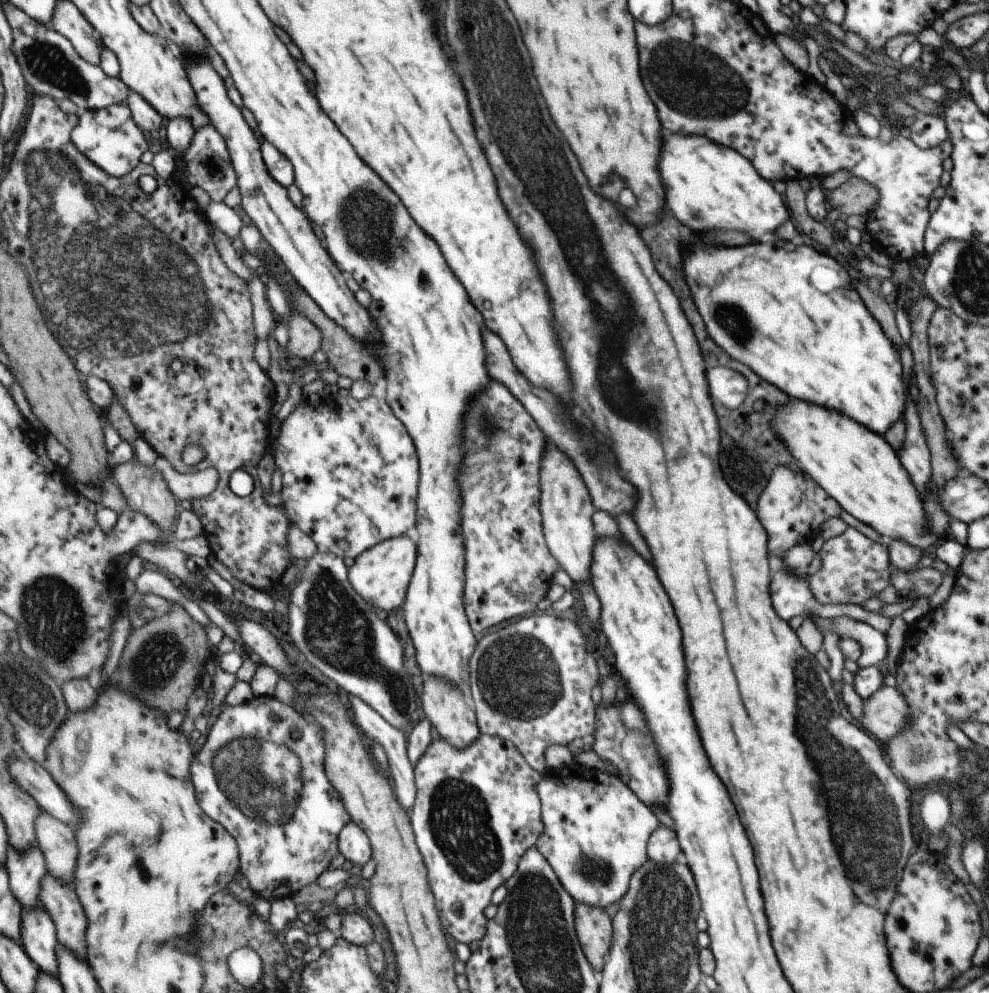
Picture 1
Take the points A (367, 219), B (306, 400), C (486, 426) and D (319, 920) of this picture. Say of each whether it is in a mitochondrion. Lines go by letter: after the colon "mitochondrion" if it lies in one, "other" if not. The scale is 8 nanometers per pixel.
A: mitochondrion
B: other
C: mitochondrion
D: other

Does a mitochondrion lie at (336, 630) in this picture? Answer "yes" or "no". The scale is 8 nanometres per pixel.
yes

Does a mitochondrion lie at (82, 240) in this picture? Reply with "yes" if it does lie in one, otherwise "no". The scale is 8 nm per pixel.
yes

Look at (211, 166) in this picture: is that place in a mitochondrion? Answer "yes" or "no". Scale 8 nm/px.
yes

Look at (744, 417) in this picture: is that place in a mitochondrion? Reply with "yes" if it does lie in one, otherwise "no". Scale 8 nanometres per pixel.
no

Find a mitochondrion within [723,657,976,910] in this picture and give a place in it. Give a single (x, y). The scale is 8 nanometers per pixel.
(916, 757)

